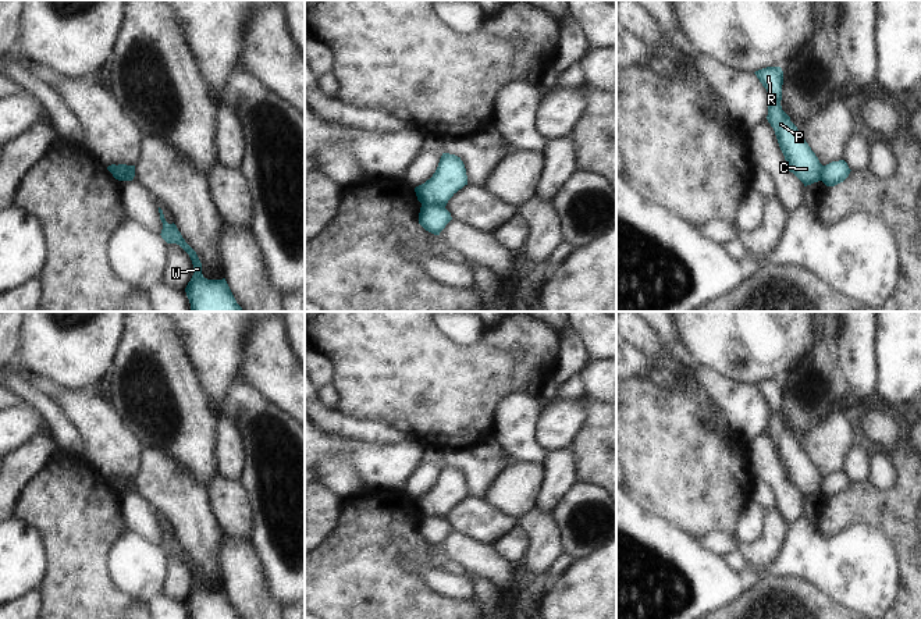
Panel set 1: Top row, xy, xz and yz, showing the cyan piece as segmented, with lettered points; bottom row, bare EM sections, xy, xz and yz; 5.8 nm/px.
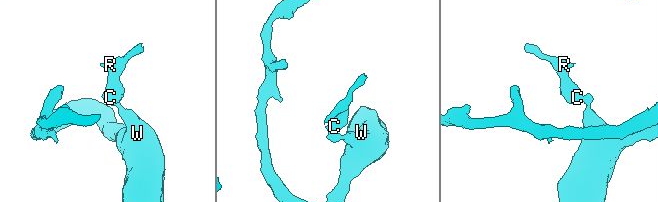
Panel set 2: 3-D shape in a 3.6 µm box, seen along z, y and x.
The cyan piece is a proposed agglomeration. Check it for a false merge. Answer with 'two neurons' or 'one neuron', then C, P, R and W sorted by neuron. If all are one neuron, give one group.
two neurons; groups C P R / W

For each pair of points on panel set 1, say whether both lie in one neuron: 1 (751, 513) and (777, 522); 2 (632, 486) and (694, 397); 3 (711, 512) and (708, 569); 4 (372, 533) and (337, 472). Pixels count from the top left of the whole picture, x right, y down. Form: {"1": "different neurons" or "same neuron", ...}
{"1": "different neurons", "2": "same neuron", "3": "different neurons", "4": "different neurons"}

